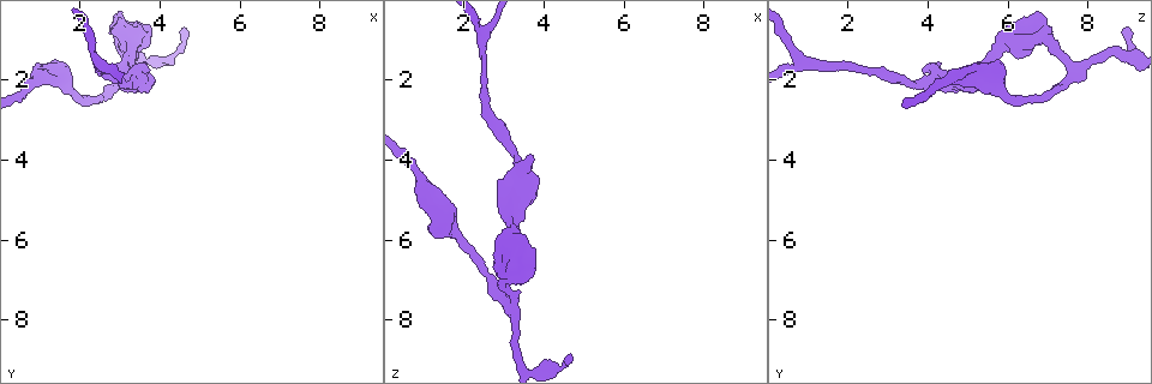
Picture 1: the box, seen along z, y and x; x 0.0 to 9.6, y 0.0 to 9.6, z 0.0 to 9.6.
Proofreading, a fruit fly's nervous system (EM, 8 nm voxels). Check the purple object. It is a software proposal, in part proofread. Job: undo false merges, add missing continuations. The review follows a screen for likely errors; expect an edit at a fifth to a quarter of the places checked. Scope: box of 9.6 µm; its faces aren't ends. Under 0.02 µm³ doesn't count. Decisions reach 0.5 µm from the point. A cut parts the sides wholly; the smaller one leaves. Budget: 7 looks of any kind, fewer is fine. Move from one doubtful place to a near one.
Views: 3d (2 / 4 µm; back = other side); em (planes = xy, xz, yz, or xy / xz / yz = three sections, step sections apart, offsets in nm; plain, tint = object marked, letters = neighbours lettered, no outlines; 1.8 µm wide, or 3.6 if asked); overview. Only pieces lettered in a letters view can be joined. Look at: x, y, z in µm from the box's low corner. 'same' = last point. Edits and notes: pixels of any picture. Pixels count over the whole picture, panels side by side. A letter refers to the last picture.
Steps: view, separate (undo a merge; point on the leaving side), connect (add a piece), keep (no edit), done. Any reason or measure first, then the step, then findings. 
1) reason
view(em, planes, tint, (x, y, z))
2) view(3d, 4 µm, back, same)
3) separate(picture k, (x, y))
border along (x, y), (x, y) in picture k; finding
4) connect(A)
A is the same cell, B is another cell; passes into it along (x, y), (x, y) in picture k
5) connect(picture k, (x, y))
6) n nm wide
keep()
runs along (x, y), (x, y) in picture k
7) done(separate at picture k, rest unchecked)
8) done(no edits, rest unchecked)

a fork
view(em, planes, letters, (3.60, 1.95, 4.35))

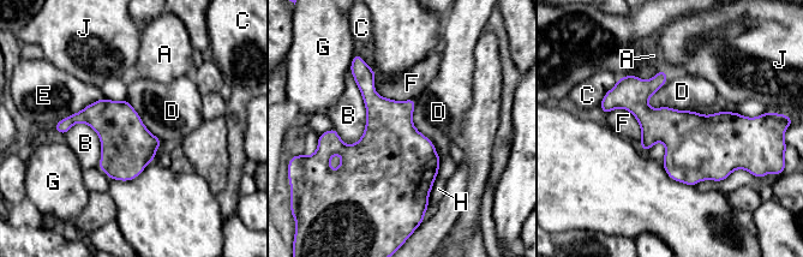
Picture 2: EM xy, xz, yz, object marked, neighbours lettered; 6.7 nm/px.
B touches over 500 nm
keep()
A, B, C, D, E, F, G, H and J are other cells; border along (647, 100), (649, 107), (694, 112) in picture 2; continuous, no second neuron

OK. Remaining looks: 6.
calibre changes
view(em, yz, step 4, tint, (3.25, 0.90, 6.55))

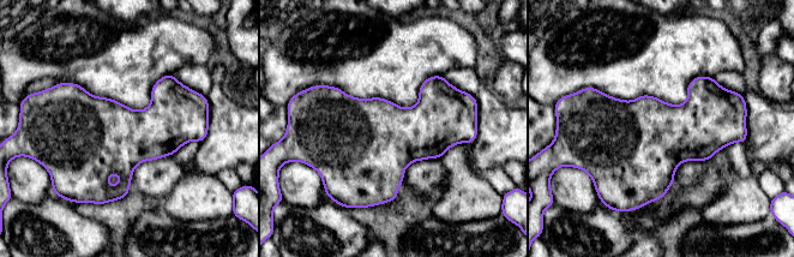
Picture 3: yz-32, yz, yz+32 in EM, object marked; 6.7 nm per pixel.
view(em, planes, letters, same)

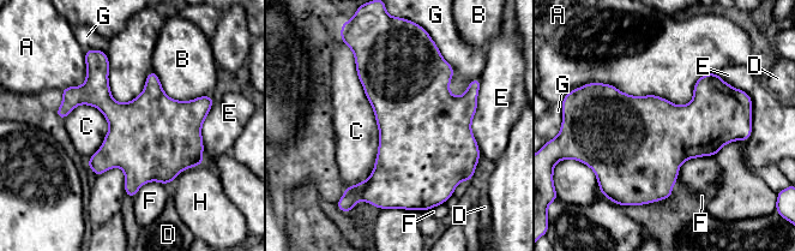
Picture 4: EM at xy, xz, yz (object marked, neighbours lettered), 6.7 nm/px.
separate(picture 4, (353, 195))
A, B, C, D, E, F, G and H are other cells; border along (368, 180), (361, 199) in picture 4; two neurons meet here

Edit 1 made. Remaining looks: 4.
done(separate at picture 4, rest unchecked)

